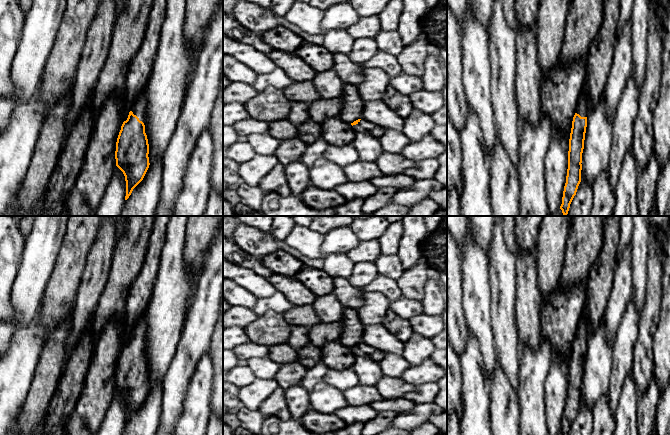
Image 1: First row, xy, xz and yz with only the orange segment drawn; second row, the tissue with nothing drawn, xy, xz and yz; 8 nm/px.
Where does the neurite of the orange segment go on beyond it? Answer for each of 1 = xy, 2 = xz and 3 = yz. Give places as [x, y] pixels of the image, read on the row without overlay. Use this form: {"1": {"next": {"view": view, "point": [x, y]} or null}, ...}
{"1": {"next": {"view": "xy", "point": [139, 333]}}, "2": {"next": {"view": "xz", "point": [364, 350]}}, "3": {"next": {"view": "yz", "point": [581, 333]}}}

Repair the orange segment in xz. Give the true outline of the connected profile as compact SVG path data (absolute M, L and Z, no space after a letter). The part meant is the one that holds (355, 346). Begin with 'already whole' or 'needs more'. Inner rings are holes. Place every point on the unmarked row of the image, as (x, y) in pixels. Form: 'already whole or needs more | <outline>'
needs more | M363 342L354 345L353 347L351 347L351 349L352 349L352 352L357 357L365 357L365 358L372 359L377 362L381 361L385 356L385 353L379 352L375 348Z

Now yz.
needs more | M582 315L578 324L576 337L573 341L570 357L568 393L563 415L562 428L560 430L562 435L569 435L570 428L576 419L578 410L581 406L581 387L587 351L587 340L587 320L585 316Z

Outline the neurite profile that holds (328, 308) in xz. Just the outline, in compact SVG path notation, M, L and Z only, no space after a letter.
M333 293L317 296L312 307L321 322L340 322L345 309Z

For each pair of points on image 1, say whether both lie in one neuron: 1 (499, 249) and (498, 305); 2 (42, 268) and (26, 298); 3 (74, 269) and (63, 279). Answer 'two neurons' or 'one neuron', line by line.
1: one neuron
2: one neuron
3: one neuron

